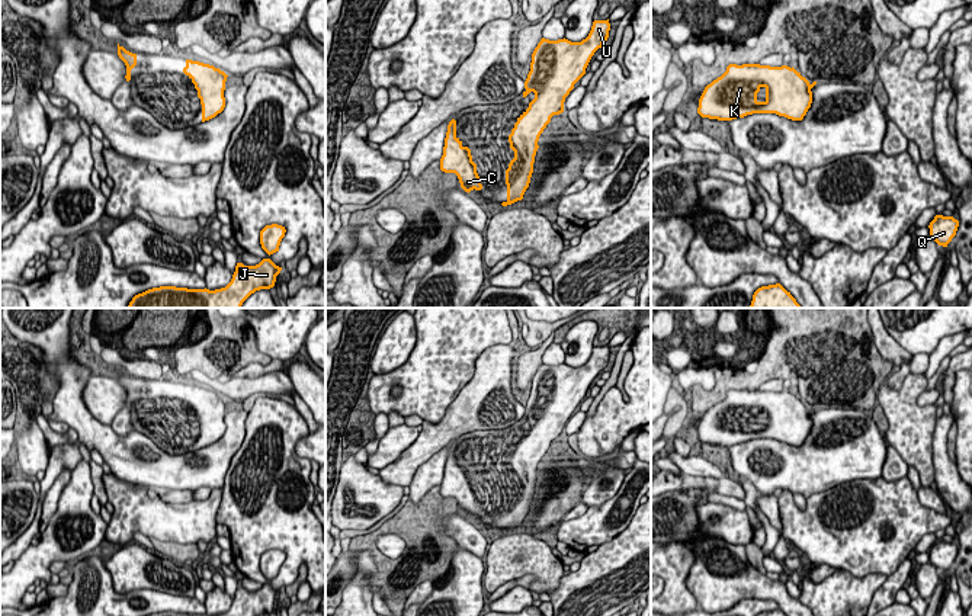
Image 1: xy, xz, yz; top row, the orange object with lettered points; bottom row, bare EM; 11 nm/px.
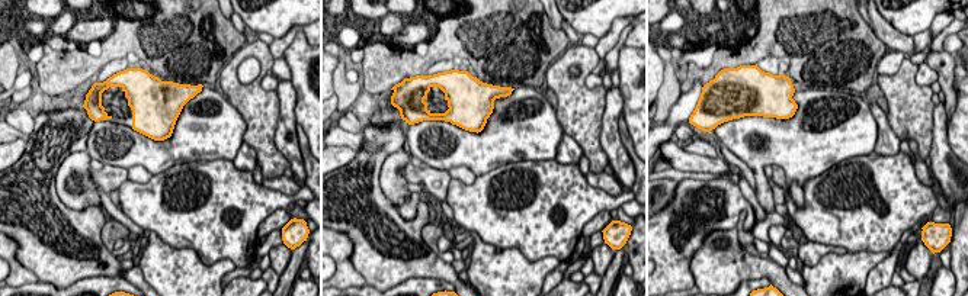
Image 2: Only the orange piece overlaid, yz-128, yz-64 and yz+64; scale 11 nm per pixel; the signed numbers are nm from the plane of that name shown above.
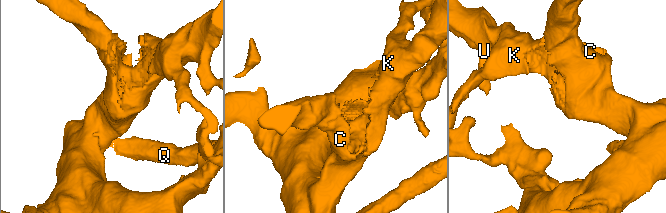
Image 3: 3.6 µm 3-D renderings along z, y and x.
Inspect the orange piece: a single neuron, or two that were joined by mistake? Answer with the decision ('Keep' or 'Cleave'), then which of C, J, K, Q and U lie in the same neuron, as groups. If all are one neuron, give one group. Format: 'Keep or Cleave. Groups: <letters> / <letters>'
Keep. Groups: C J K Q U

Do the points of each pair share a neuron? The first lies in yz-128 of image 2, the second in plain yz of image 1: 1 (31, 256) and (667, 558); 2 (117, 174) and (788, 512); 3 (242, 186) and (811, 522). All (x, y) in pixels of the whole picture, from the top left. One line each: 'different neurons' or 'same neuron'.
1: different neurons
2: different neurons
3: same neuron

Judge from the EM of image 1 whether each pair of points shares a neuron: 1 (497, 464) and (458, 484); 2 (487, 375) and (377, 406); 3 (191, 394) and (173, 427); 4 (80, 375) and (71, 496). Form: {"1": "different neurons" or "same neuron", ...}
{"1": "same neuron", "2": "different neurons", "3": "same neuron", "4": "different neurons"}

